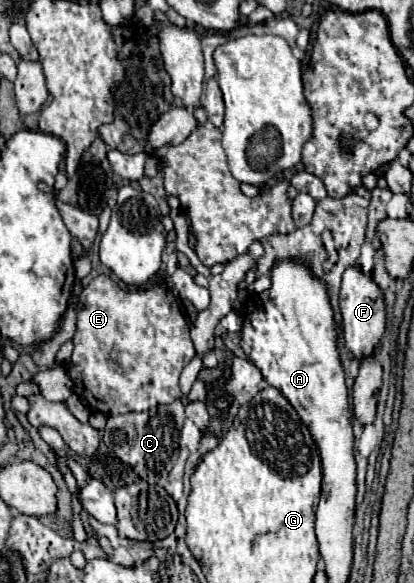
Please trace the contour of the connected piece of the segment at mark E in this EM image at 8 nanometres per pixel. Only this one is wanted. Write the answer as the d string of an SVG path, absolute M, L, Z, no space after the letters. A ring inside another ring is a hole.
M106 274L96 276L80 294L78 322L74 334L74 352L66 364L68 376L74 382L74 392L96 412L106 416L118 416L126 412L141 412L162 404L172 404L182 398L178 378L182 368L194 358L194 344L190 340L190 326L180 312L180 302L170 288L156 282L136 288L120 286ZM120 352L128 352L136 358L132 370L122 370L116 362Z

